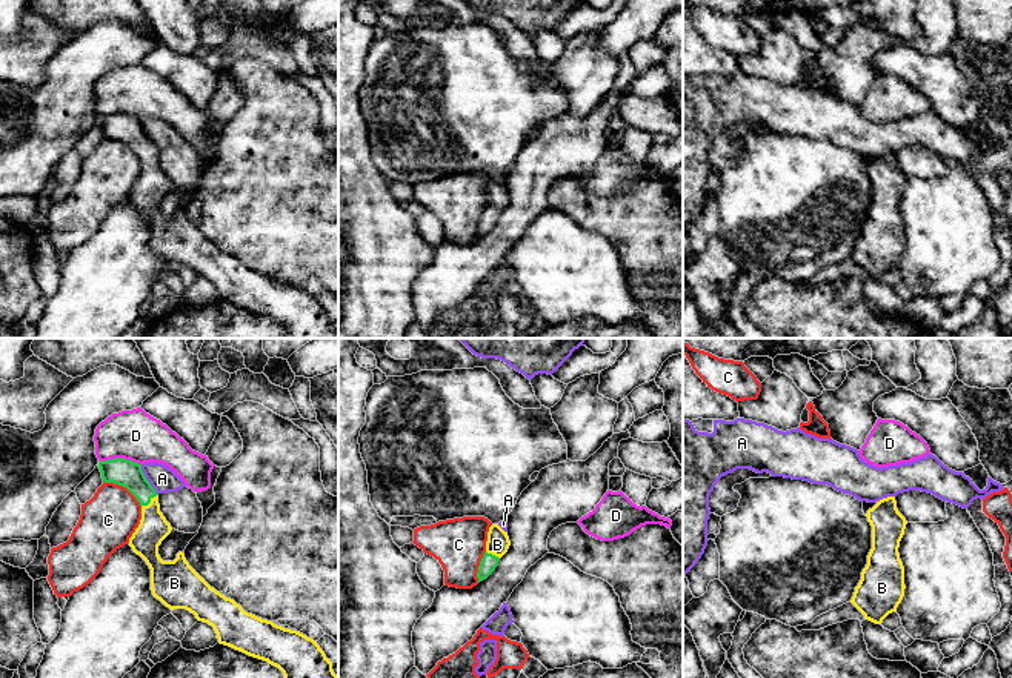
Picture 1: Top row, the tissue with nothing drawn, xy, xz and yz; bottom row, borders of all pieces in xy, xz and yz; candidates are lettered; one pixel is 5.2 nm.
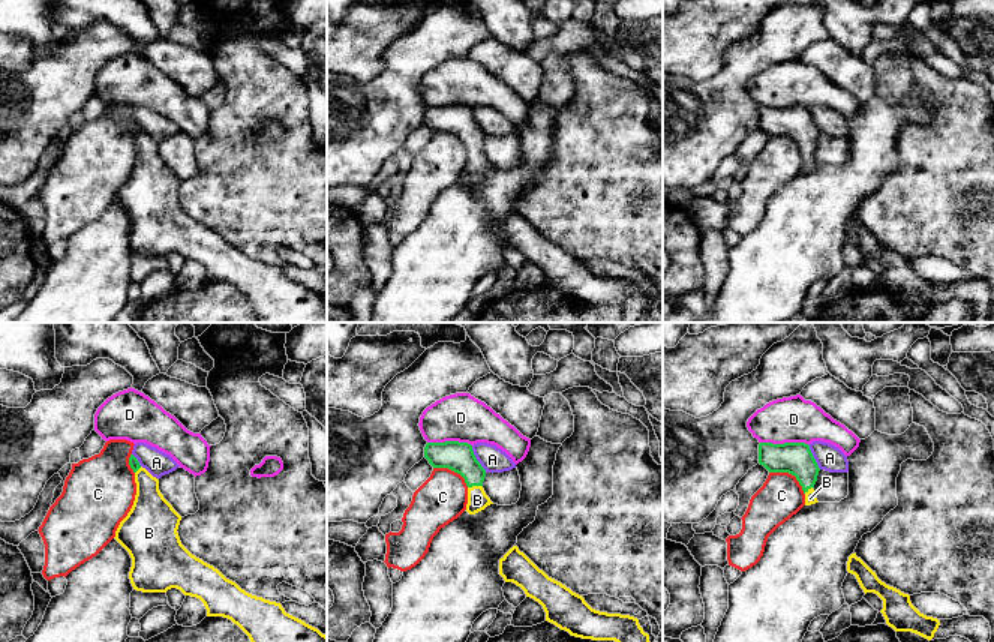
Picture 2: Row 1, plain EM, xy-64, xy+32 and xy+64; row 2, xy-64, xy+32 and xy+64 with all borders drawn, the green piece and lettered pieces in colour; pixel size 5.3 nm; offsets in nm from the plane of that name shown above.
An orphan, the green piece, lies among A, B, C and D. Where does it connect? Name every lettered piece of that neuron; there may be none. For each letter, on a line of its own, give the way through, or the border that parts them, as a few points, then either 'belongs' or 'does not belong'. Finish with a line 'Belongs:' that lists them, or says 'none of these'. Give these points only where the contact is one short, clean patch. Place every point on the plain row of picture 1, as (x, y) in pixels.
A: does not belong
B: way xy (119, 126), (149, 157), (153, 185); belongs
C: does not belong
D: does not belong
Belongs: B

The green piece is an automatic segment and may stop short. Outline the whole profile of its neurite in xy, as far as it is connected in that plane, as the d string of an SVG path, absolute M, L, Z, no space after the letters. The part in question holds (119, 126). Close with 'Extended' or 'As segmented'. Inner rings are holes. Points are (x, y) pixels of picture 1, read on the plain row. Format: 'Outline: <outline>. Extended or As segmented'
Outline: M114 114L100 117L98 123L105 138L126 143L141 161L141 175L129 194L129 201L149 221L151 246L157 255L171 266L186 264L194 269L198 277L212 281L220 300L278 323L285 331L285 338L338 338L338 332L332 326L332 318L326 314L317 297L297 286L285 284L272 277L245 268L234 255L226 254L211 243L189 221L183 208L178 208L174 217L163 217L160 214L158 201L171 189L172 183L160 168L158 149L146 135L141 120L125 114Z. Extended

